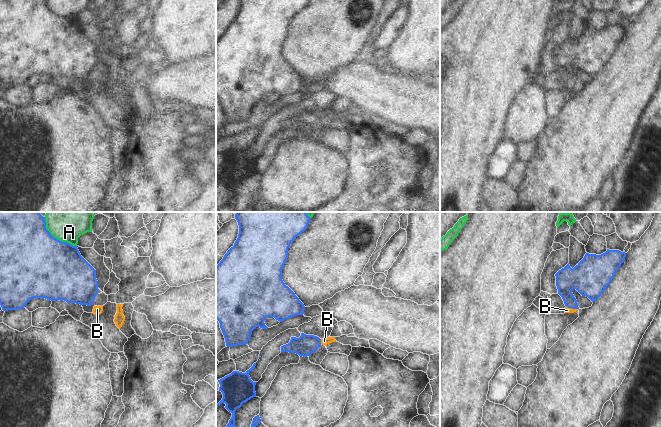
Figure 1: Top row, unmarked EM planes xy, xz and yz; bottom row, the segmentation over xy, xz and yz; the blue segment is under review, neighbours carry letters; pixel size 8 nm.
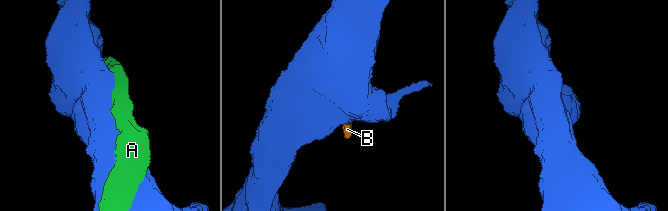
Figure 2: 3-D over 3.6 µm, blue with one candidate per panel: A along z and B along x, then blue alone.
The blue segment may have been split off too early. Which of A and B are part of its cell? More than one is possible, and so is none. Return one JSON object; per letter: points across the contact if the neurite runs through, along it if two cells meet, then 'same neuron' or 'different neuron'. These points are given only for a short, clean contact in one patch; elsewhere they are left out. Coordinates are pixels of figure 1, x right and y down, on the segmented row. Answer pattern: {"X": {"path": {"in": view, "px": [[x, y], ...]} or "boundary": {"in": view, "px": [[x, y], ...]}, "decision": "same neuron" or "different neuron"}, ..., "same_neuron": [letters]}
{"A": {"decision": "different neuron"}, "B": {"path": {"in": "xz", "px": [[305, 345], [320, 341], [324, 341]]}, "decision": "same neuron"}, "same_neuron": ["B"]}

